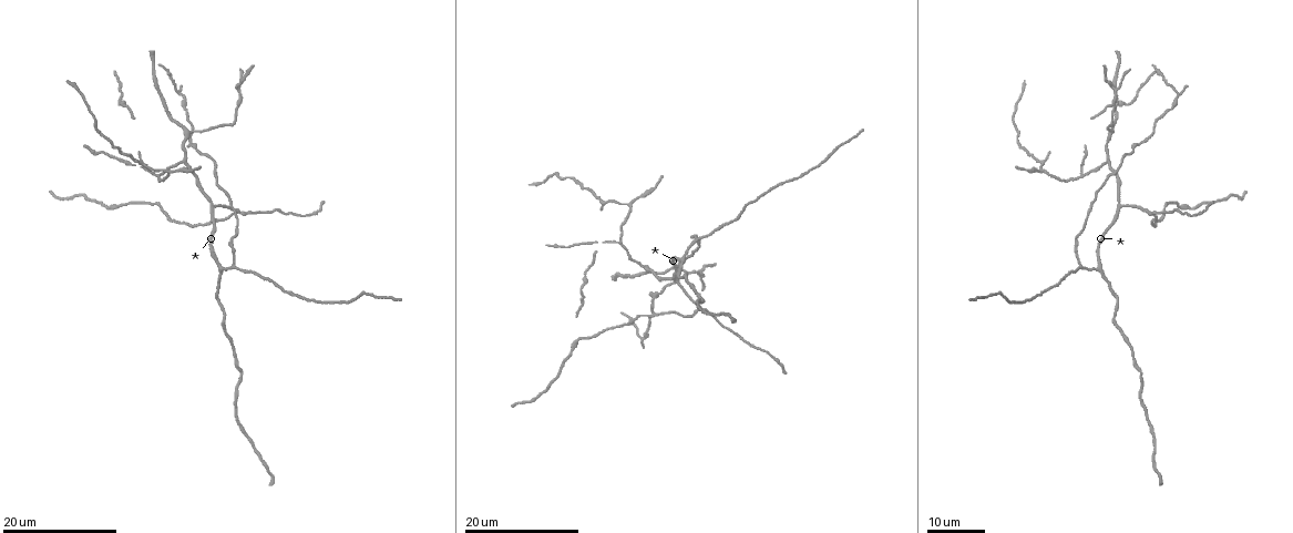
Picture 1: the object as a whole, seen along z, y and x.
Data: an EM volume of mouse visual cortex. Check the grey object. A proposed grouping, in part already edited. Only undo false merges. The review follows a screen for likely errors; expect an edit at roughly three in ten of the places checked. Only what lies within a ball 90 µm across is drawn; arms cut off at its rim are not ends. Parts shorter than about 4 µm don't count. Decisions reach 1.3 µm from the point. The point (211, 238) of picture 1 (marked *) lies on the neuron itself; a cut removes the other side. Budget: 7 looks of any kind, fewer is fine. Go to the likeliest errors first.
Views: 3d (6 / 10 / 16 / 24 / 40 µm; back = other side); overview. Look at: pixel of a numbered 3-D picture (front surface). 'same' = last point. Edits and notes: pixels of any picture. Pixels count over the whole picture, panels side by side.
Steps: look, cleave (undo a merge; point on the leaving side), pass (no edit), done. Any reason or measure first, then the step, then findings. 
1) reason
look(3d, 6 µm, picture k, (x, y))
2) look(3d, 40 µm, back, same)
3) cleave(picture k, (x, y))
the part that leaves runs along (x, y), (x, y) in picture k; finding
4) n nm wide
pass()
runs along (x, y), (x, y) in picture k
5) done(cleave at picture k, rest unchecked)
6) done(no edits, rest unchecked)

side arm on a straight run
look(3d, 24 µm, picture 1, (238, 210))

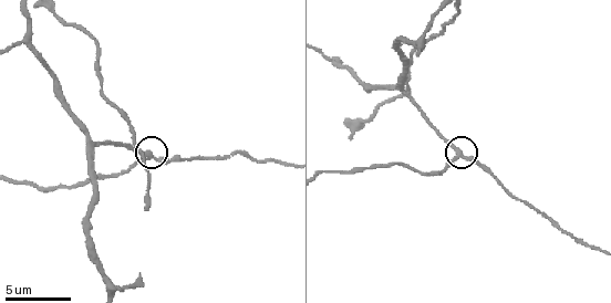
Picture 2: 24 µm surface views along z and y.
look(3d, 6 µm, picture 2, (461, 157))

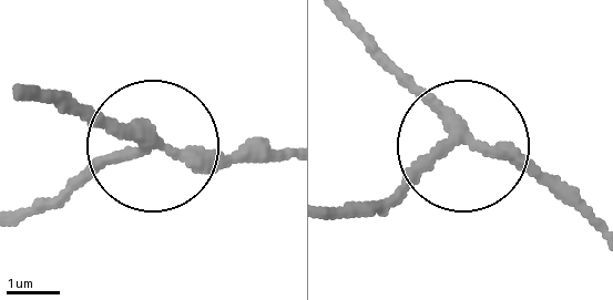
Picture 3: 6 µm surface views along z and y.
pass()
runs along (334, 13), (449, 133), (528, 164), (594, 225) in picture 3; all the same neuron

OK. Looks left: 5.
branch point
look(3d, 10 µm, picture 2, (25, 39))

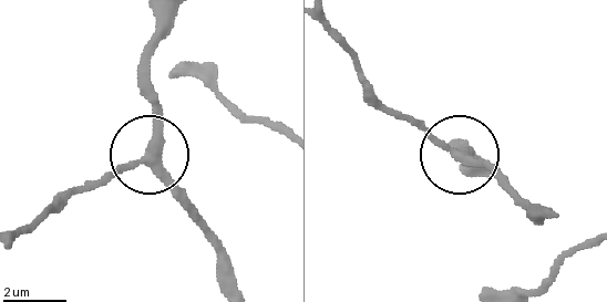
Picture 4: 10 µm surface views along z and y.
side arm 35 µm
pass()
runs along (237, 285), (224, 246), (150, 150), (155, 95), (147, 42) in picture 4; continuous, no second neuron

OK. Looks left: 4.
three-way junction
look(3d, 16 µm, picture 1, (189, 131))

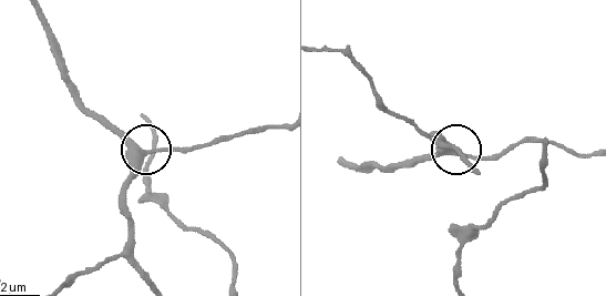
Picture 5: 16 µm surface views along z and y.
look(3d, 10 µm, picture 5, (451, 153))

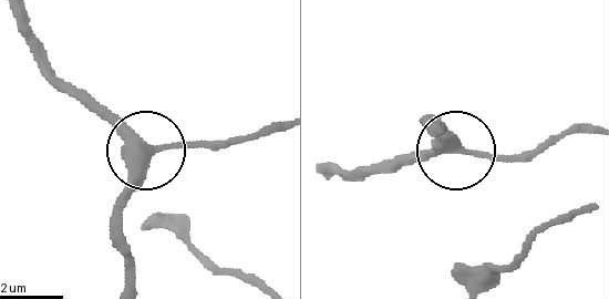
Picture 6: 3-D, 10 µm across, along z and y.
340 nm wide
pass()
runs along (133, 287), (120, 224), (130, 168), (175, 144), (219, 144) in picture 6; continuous, no second neuron

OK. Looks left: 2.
three arms meet
look(3d, 6 µm, picture 2, (112, 289))

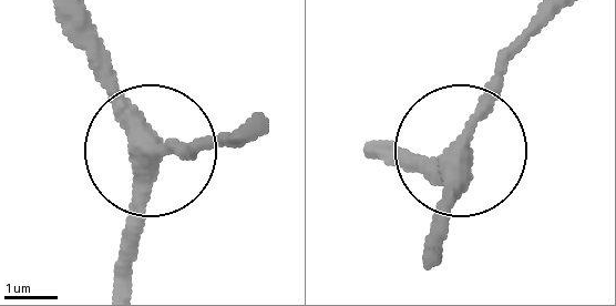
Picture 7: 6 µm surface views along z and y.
3 arms
pass()
runs along (65, 17), (145, 162), (132, 237) in picture 7; one neuron here

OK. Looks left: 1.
done(no edits, rest unchecked)

